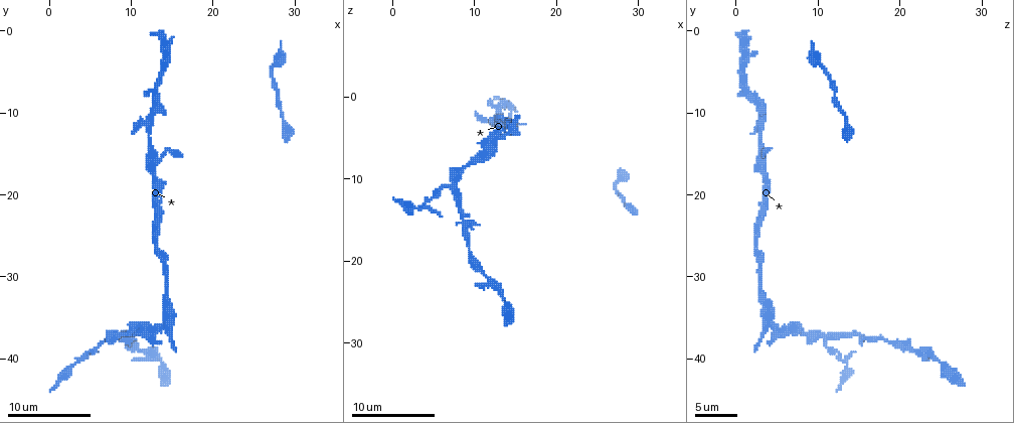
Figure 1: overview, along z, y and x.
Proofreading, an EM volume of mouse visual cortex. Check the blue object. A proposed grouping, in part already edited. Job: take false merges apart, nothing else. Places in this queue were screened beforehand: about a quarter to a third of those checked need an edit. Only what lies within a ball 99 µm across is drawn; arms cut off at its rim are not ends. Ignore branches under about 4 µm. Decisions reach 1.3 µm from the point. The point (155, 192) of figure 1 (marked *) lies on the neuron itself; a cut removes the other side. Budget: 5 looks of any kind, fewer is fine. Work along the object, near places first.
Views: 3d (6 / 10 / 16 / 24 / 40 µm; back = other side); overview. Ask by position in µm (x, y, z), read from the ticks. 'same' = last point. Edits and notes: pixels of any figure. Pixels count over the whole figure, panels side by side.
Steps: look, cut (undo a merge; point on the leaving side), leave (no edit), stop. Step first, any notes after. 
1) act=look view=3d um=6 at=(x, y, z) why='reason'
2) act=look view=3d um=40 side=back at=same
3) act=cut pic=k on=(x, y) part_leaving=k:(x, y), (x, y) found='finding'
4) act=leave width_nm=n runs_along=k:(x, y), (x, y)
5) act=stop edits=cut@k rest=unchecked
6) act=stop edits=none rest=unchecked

act=look view=3d um=6 at=(14.6, 31.8, 3.2) why='calibre changes'

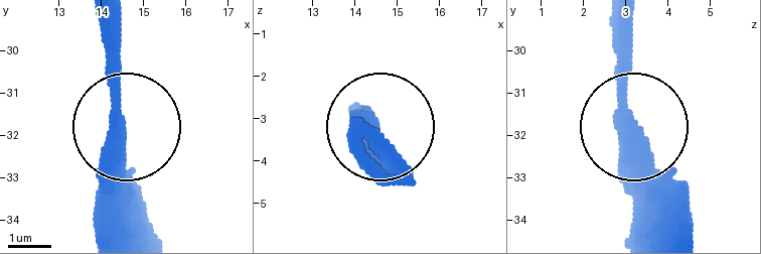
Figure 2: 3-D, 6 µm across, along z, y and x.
act=look view=3d um=6 side=back at=(14.40, 31.85, 3.05) why='from behind'

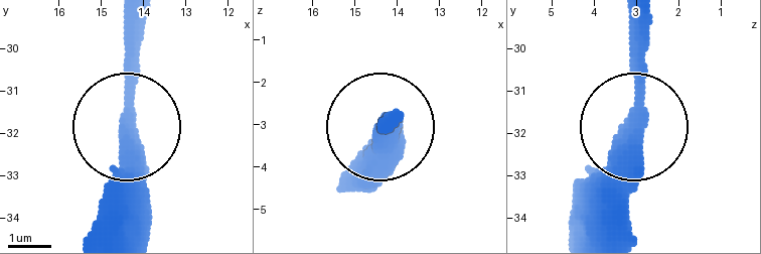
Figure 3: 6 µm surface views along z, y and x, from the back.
act=leave runs_along=3:(643, 24), (622, 231) found='one neuron here'

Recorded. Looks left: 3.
act=look view=3d um=10 at=(6.6, 37.4, 10.8) why='small branch off a trunk'

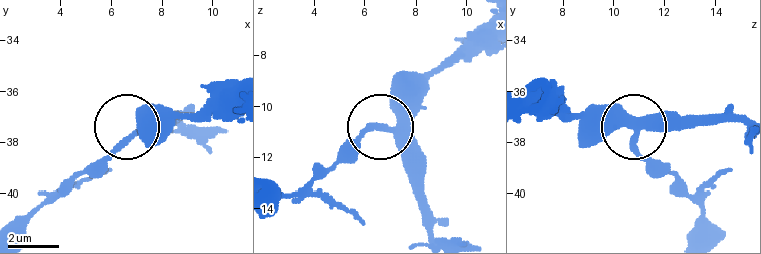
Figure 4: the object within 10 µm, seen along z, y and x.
act=leave arms=3 found='all the same neuron'

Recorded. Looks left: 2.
act=look view=3d um=10 at=(13.8, 41.0, 25.2) why='sudden change in width'

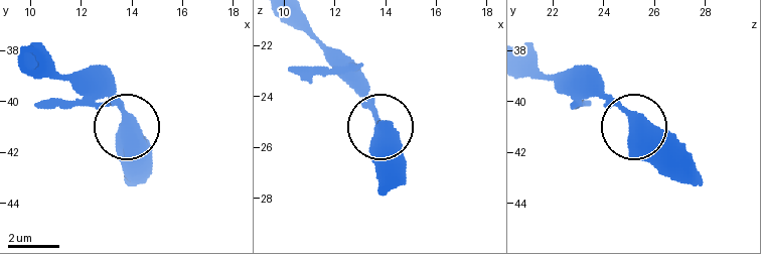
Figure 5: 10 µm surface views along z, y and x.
act=leave found='all the same neuron'

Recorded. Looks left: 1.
act=stop edits=none rest=unchecked

